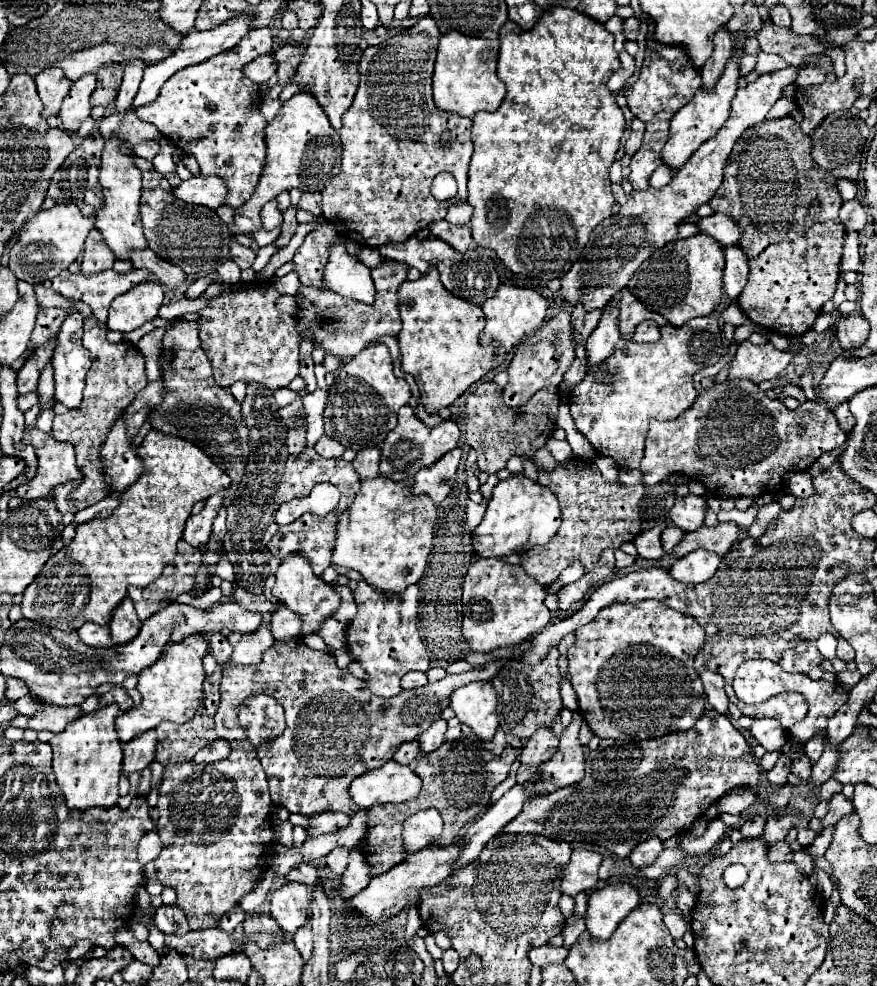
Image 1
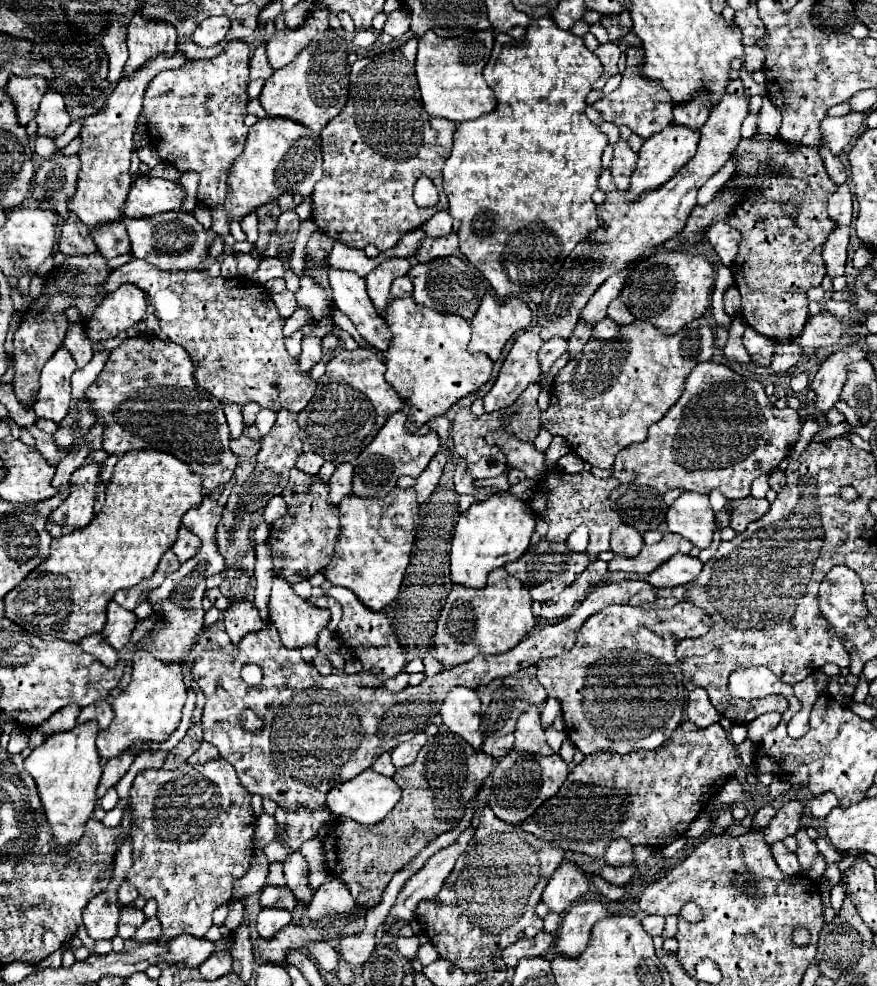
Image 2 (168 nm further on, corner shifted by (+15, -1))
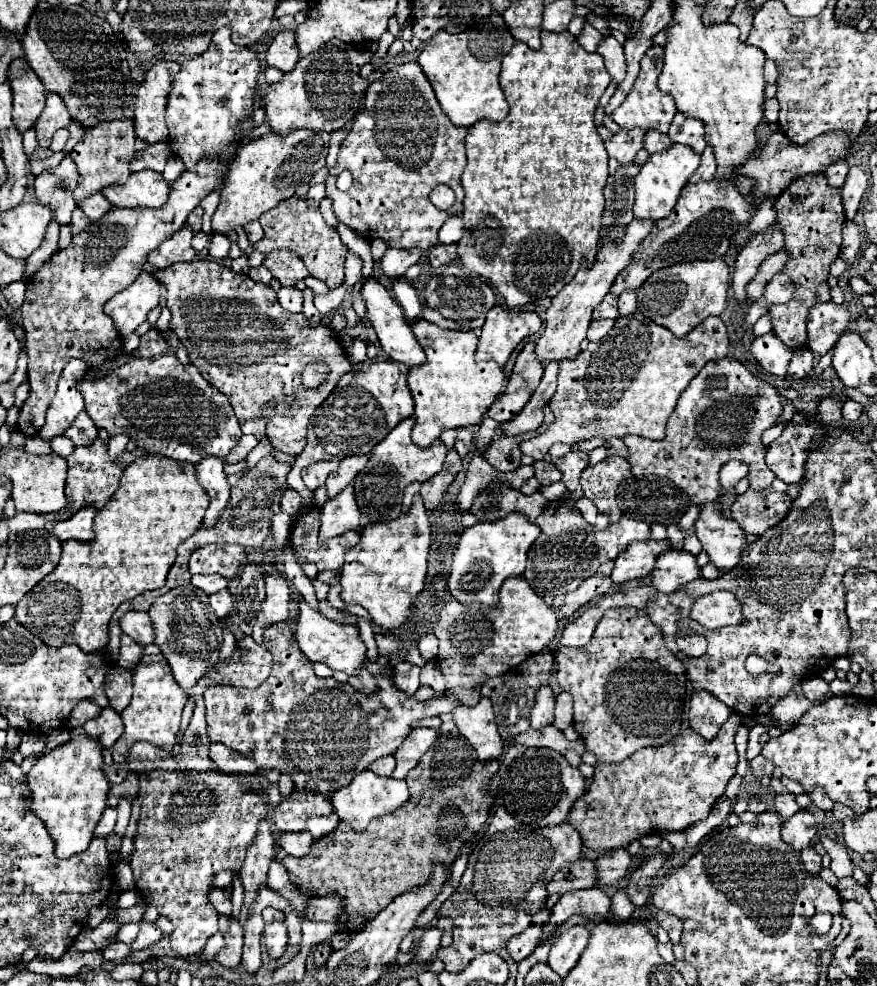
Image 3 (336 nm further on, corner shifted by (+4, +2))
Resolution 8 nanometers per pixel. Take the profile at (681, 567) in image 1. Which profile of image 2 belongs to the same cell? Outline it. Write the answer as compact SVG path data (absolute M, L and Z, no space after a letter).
M677 554L671 560L667 560L661 568L651 572L647 582L657 588L663 588L663 586L673 588L673 586L689 584L699 576L701 568L703 568L703 562L699 558L693 558L689 554Z

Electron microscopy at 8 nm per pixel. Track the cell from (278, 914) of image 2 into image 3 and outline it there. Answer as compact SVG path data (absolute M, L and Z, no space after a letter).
M272 921L264 927L264 945L270 959L280 959L288 947L288 933L284 921Z

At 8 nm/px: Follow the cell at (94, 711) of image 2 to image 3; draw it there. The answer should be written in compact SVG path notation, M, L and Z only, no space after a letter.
M106 707L102 709L100 717L84 723L84 731L92 739L96 739L102 747L110 749L116 743L116 739L122 735L122 719L114 709Z

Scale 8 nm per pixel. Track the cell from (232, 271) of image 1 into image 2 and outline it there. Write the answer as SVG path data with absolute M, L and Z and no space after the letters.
M233 254L223 256L223 260L221 260L221 276L229 278L229 276L235 276L235 272L237 272L237 264L233 260Z

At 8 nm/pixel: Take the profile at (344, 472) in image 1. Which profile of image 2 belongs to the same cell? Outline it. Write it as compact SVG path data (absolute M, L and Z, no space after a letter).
M299 468L289 472L289 484L281 496L287 502L287 514L271 526L267 546L273 558L273 574L285 576L291 584L297 584L329 564L333 558L333 546L339 532L339 510L329 504L329 482L319 474L303 474Z

